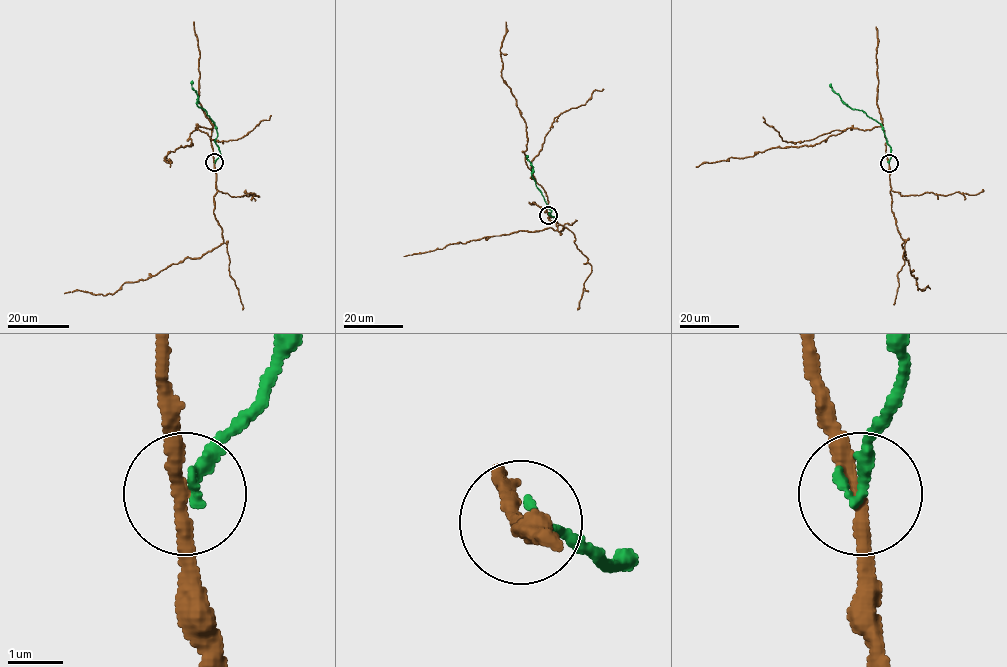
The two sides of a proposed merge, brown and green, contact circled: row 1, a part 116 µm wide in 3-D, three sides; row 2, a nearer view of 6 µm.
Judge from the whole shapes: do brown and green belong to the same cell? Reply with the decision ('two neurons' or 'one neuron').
two neurons

